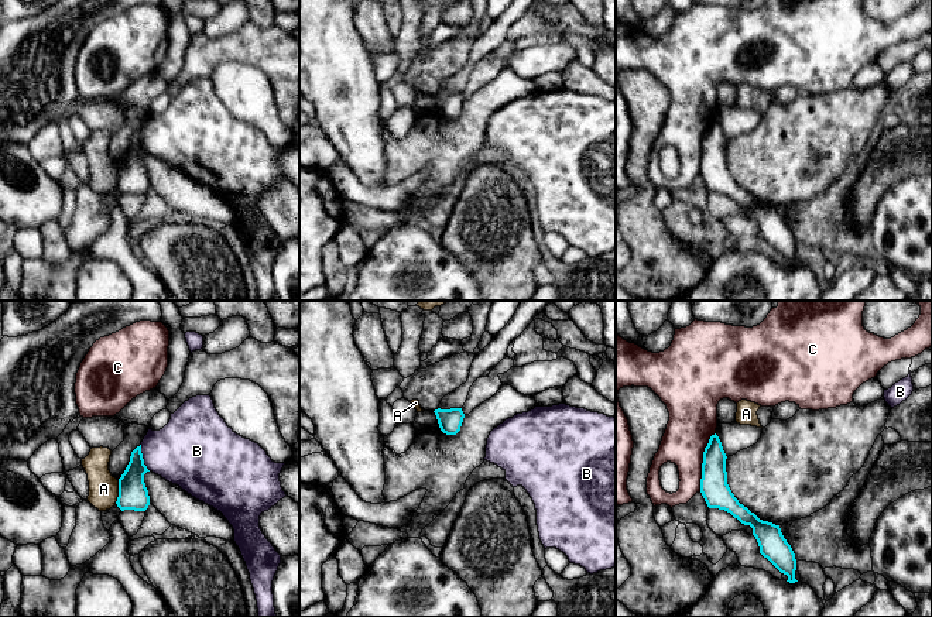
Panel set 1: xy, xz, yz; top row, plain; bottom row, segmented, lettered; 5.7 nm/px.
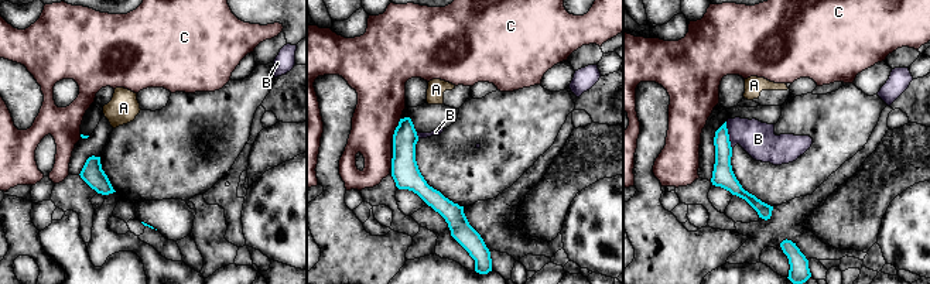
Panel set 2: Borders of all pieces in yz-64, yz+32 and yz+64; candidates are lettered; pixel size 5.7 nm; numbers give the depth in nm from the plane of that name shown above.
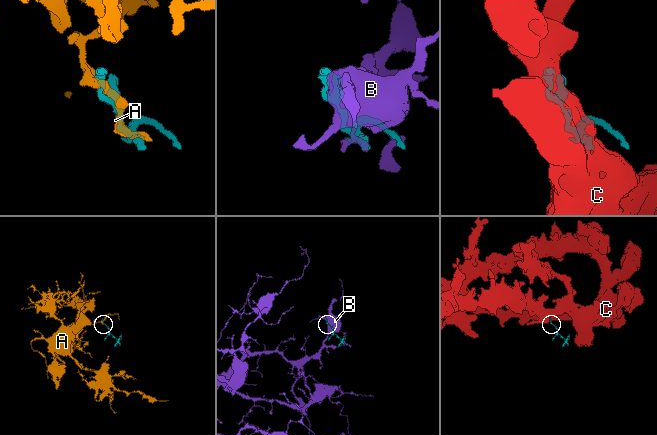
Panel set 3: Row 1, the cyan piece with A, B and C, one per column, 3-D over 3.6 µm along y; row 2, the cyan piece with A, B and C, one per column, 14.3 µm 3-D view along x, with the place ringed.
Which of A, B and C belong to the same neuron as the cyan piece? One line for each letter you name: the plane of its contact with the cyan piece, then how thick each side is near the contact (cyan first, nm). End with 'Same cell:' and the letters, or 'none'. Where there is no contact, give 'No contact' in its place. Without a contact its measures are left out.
Same cell: none

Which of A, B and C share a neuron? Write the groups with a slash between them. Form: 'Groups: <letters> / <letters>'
Groups: A / B / C

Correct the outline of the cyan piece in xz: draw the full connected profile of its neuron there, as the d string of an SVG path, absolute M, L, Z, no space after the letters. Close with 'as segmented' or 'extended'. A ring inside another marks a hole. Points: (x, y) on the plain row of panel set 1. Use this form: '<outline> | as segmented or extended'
M462 92L435 93L439 112L446 119L456 119L460 114L465 97Z | as segmented

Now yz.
M710 120L703 136L700 176L709 192L730 196L741 208L753 212L760 237L767 241L781 257L788 260L789 267L795 263L796 243L791 229L784 222L779 209L760 203L747 191L739 186L727 168L726 137L719 120Z | as segmented

